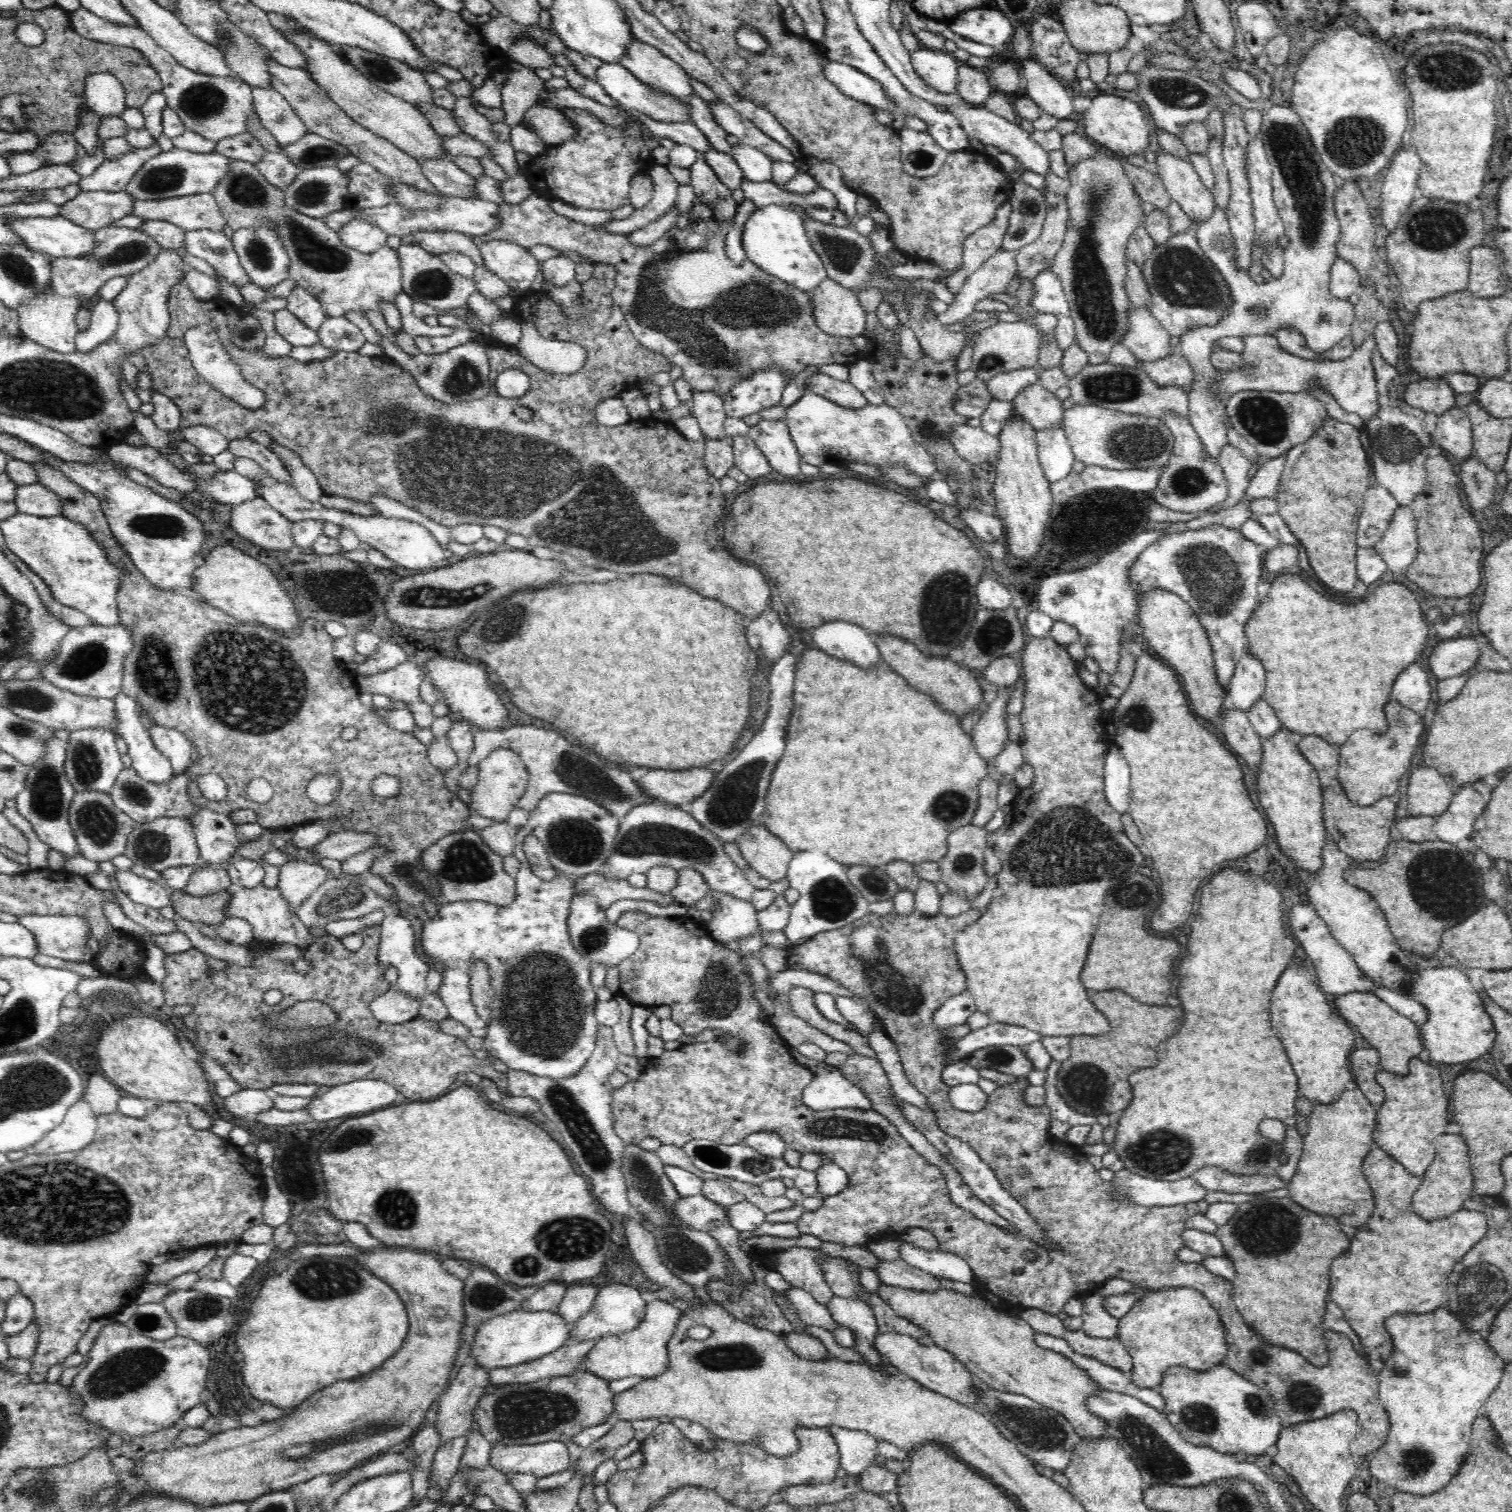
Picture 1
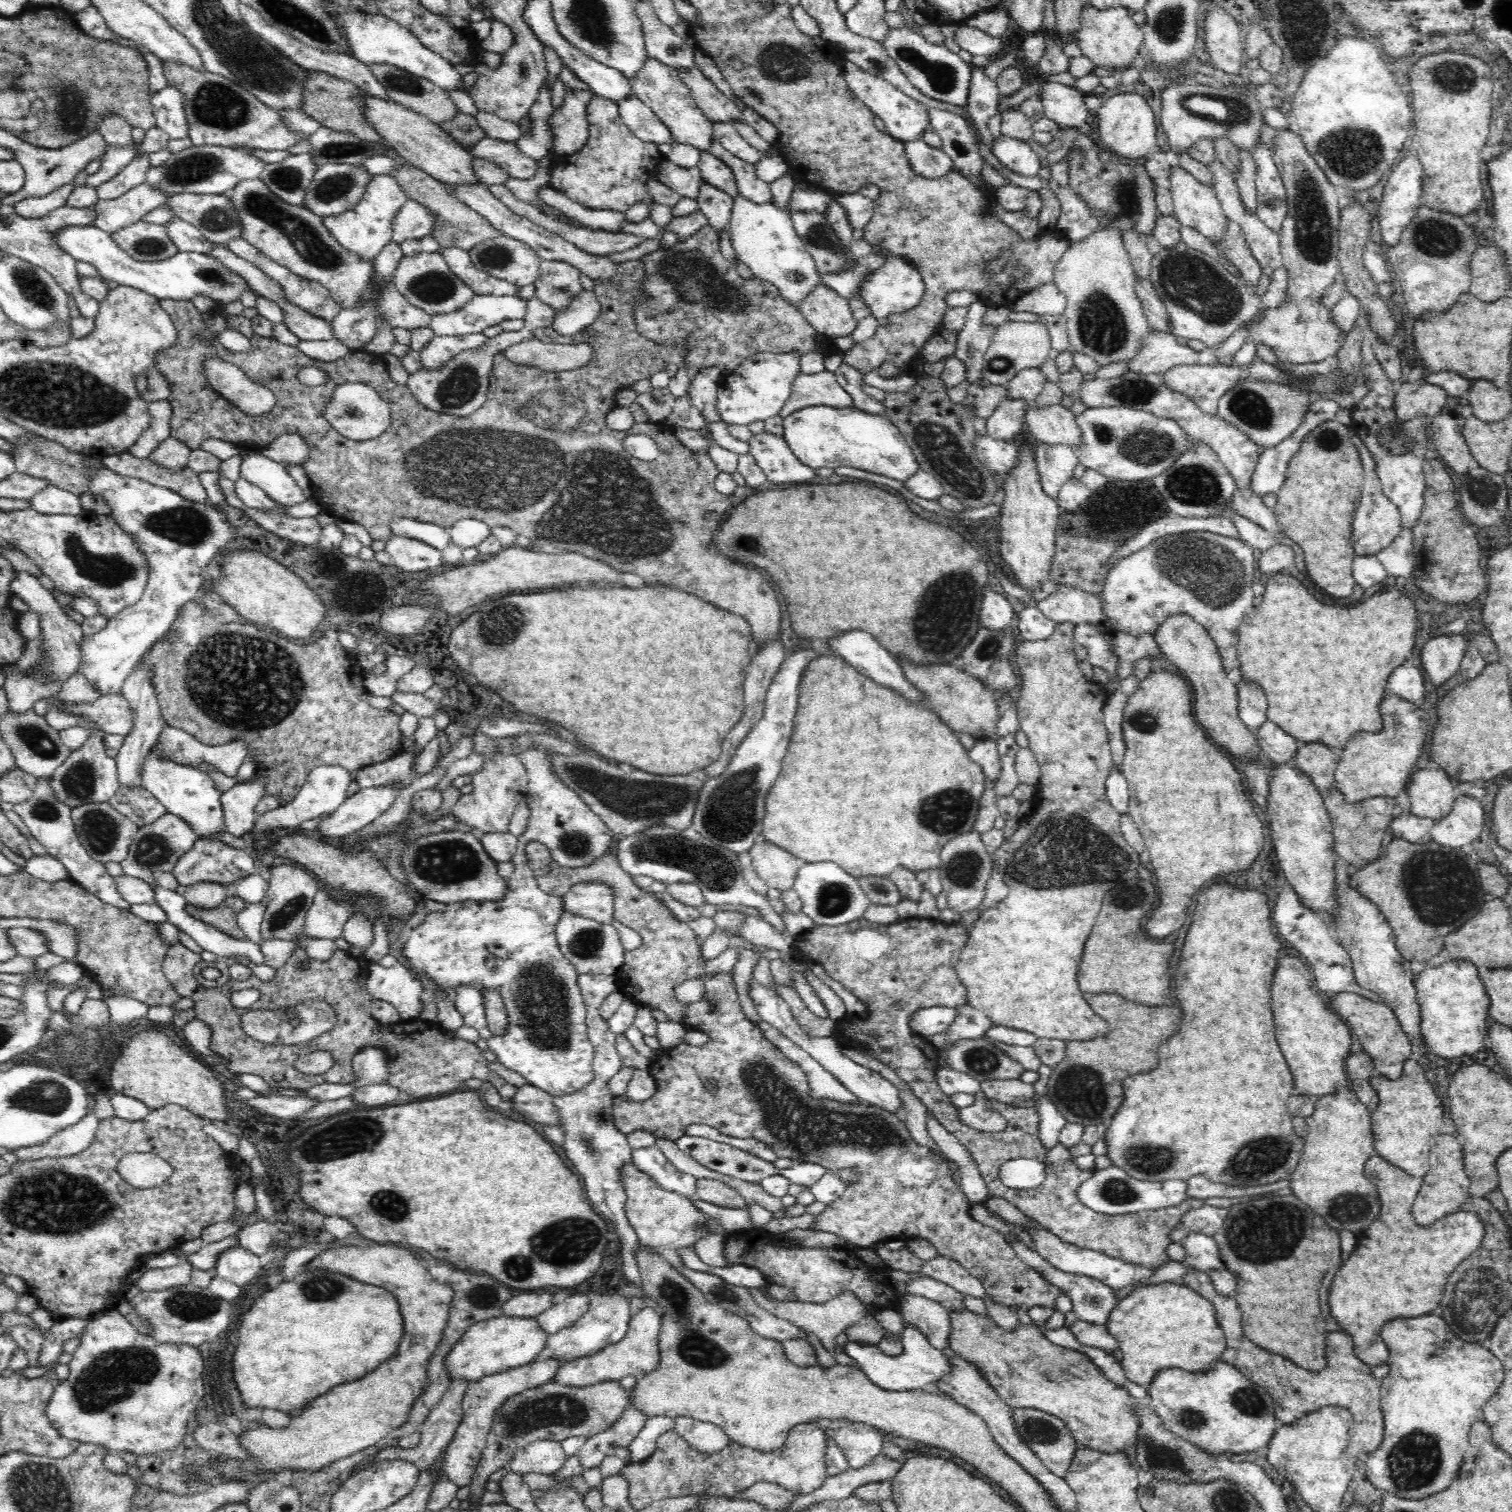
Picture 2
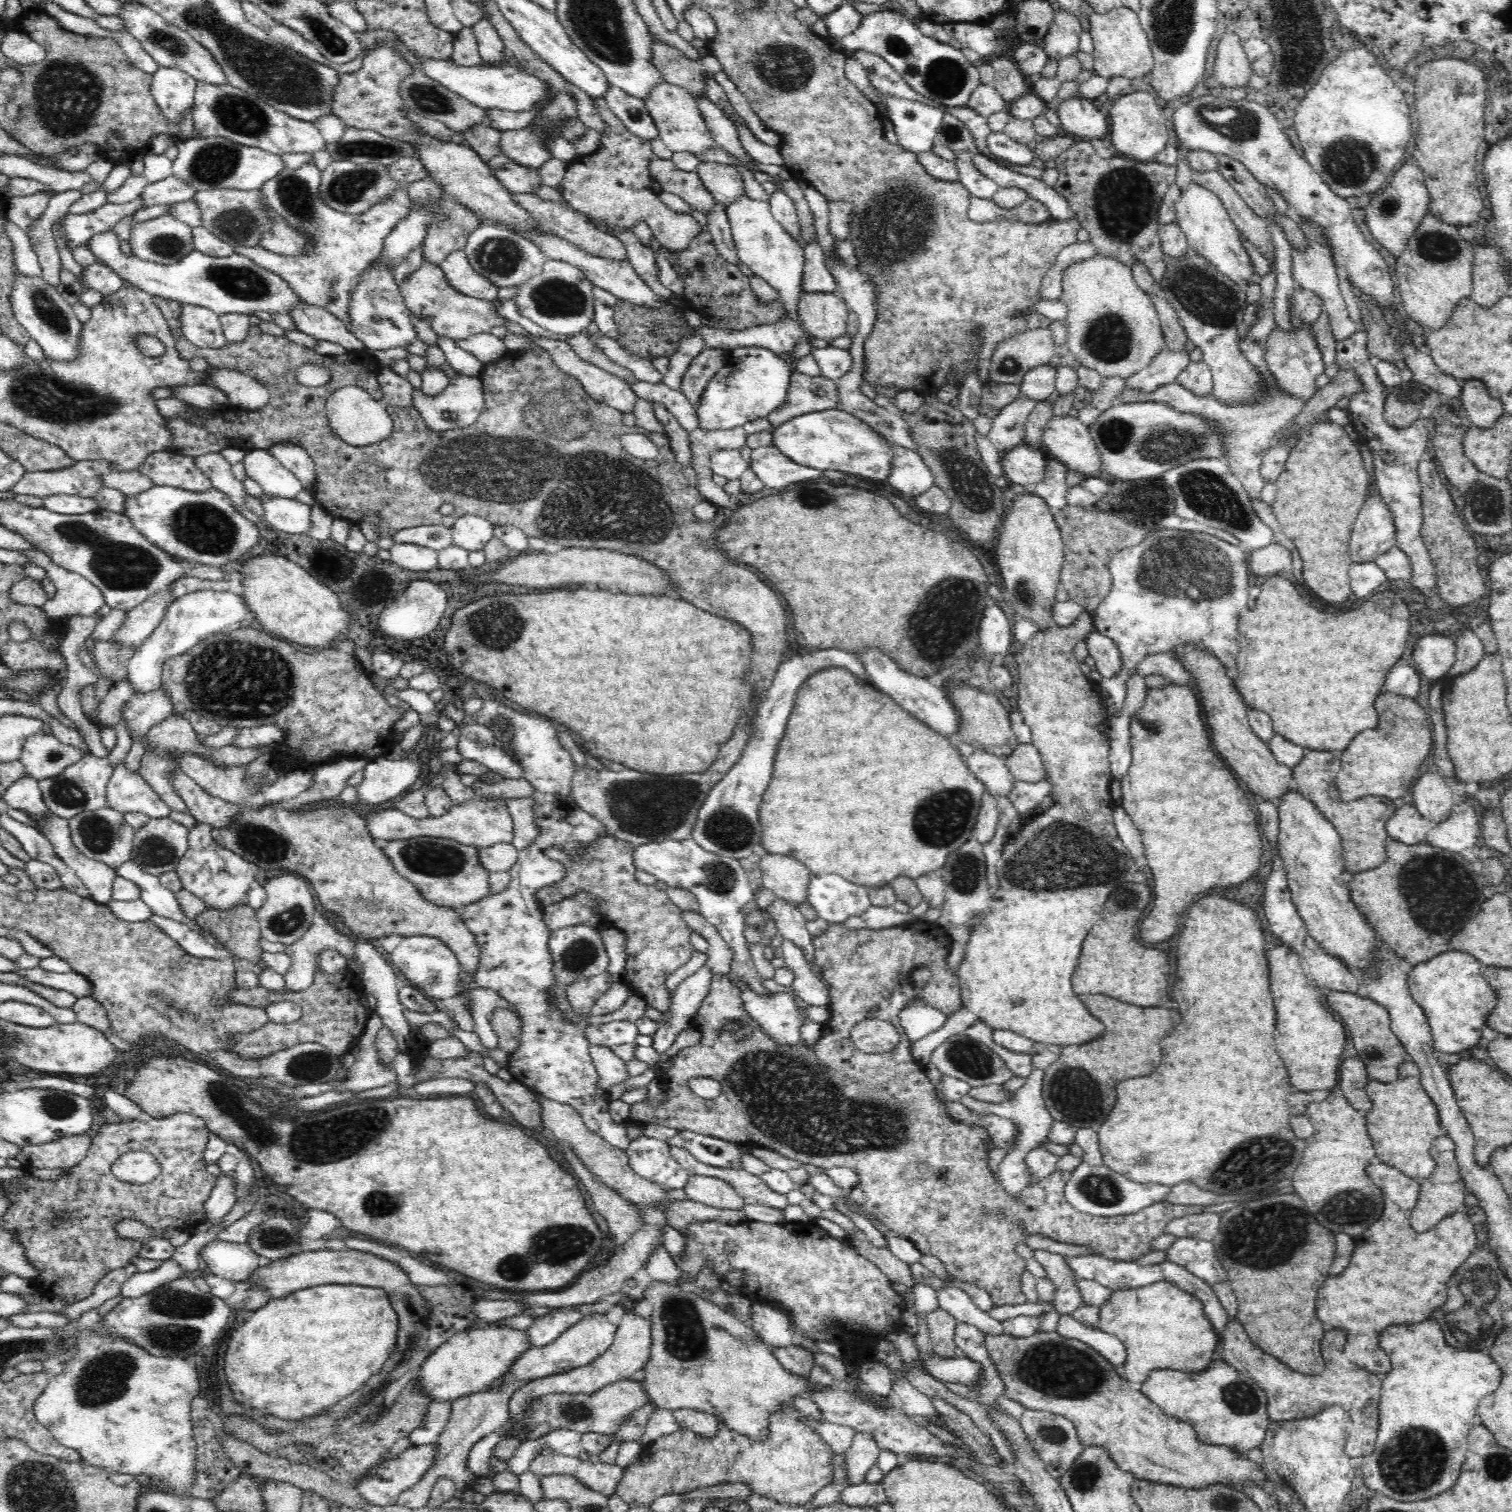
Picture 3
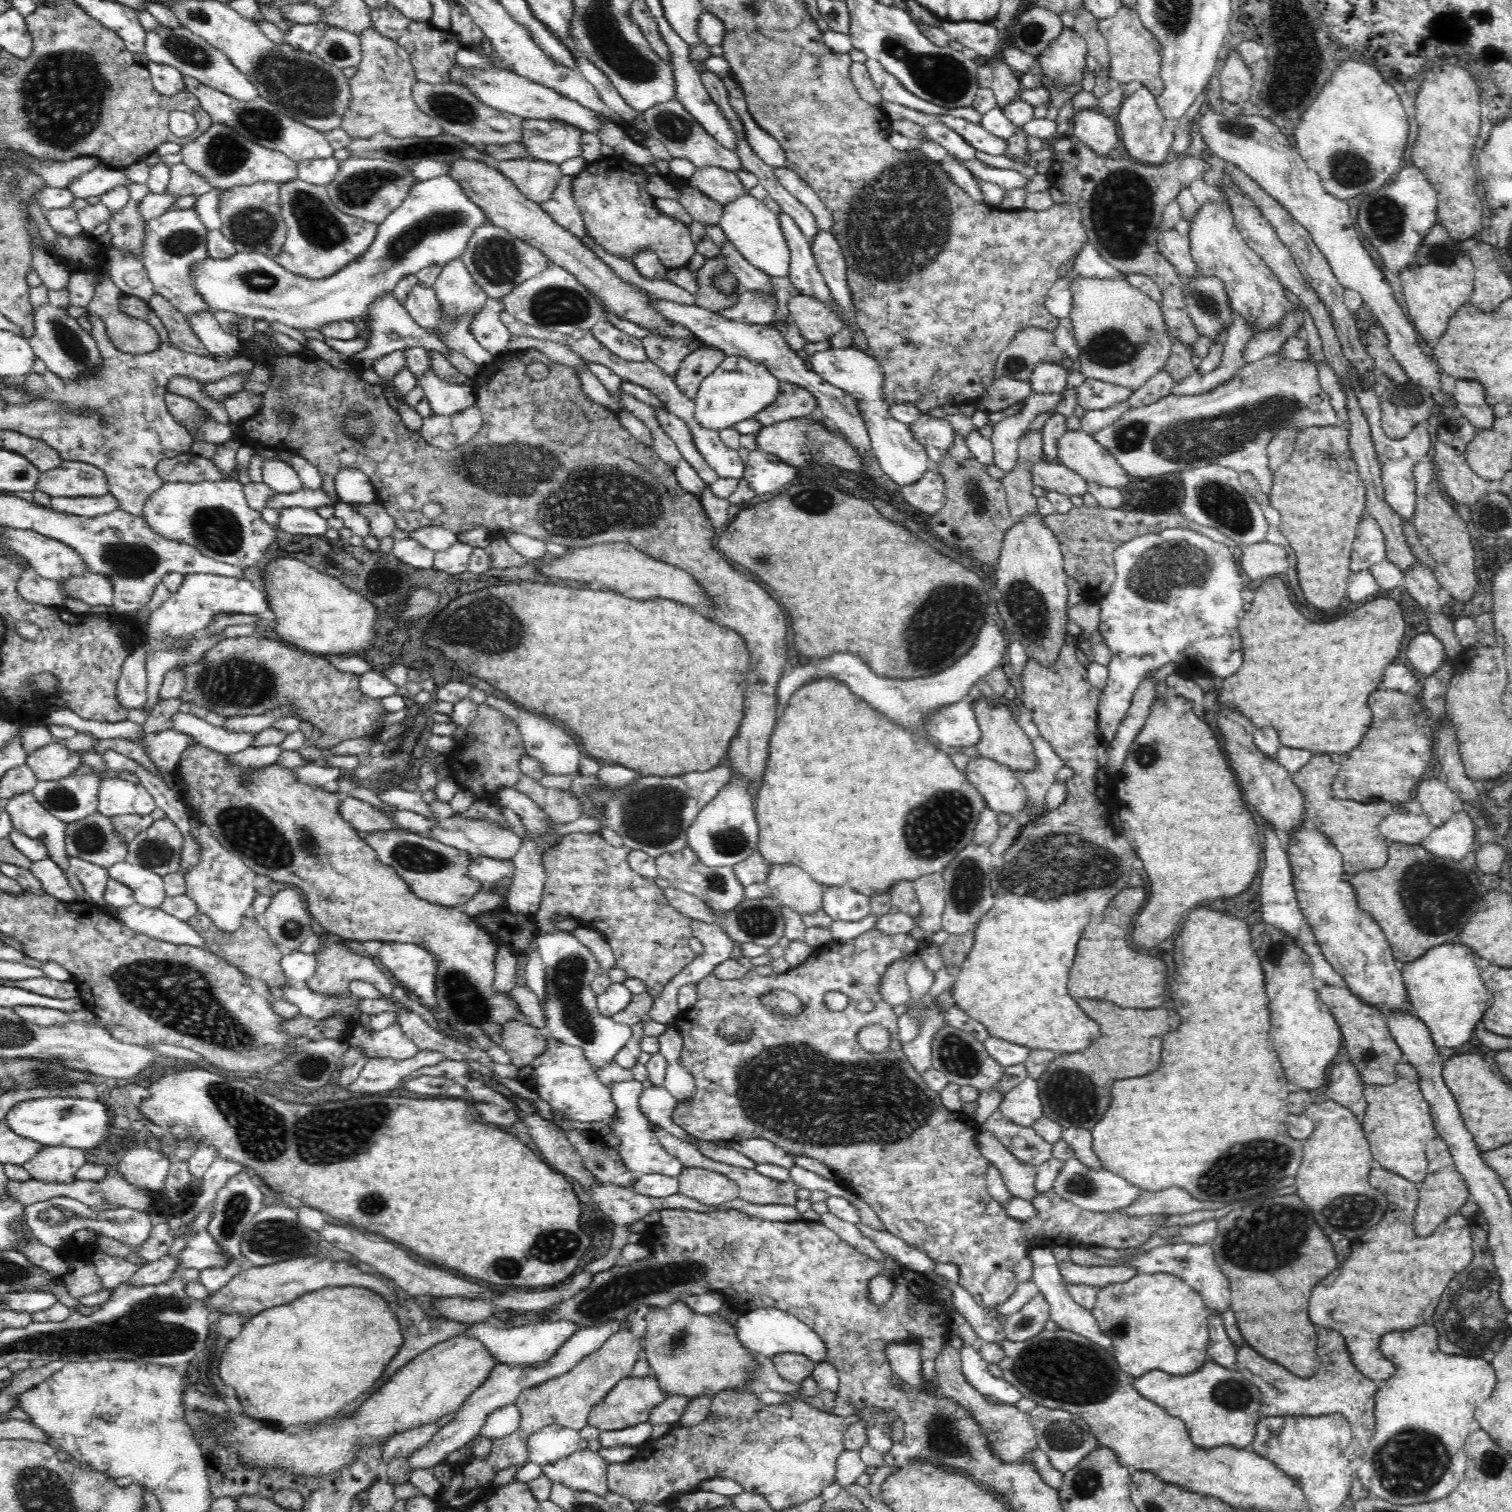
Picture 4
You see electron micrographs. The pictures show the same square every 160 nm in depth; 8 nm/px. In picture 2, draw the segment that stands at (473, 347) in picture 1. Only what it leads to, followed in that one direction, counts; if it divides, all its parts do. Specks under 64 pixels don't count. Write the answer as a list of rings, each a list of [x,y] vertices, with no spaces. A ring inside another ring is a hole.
[[[535,297],[527,300],[527,308],[530,315],[525,319],[525,326],[518,332],[504,332],[495,338],[489,338],[488,342],[478,348],[478,350],[464,350],[457,354],[438,369],[420,368],[418,372],[410,375],[407,387],[412,391],[416,400],[422,406],[439,412],[440,414],[454,414],[457,416],[470,416],[478,410],[487,399],[487,390],[490,384],[489,378],[493,367],[493,358],[496,353],[502,353],[506,348],[510,348],[513,344],[520,344],[524,340],[532,340],[535,338],[535,332],[538,328],[547,328],[552,326],[554,317],[556,316],[554,309],[545,302]]]

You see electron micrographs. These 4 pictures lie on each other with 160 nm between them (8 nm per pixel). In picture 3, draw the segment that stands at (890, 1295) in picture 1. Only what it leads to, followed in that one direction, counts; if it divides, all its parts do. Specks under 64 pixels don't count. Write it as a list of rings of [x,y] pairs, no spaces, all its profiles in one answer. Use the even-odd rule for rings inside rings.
[[[1038,1331],[1028,1338],[1014,1338],[1006,1333],[984,1334],[984,1344],[1002,1377],[1002,1382],[1006,1385],[1004,1394],[1008,1398],[1020,1402],[1027,1409],[1043,1410],[1067,1418],[1075,1425],[1084,1446],[1104,1447],[1118,1468],[1133,1472],[1138,1479],[1182,1488],[1223,1484],[1243,1491],[1244,1484],[1254,1484],[1250,1474],[1261,1470],[1260,1464],[1248,1459],[1245,1453],[1239,1453],[1231,1446],[1202,1443],[1192,1425],[1180,1422],[1176,1417],[1170,1417],[1142,1391],[1130,1388],[1129,1381],[1118,1374],[1112,1363],[1080,1340],[1067,1339],[1060,1336],[1057,1331]]]

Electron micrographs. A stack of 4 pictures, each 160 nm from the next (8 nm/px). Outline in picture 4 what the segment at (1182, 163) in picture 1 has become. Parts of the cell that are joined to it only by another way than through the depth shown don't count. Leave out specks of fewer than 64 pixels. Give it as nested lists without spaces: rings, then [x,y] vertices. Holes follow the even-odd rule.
[[[1229,202],[1206,204],[1185,228],[1199,274],[1215,276],[1224,283],[1233,313],[1245,318],[1256,333],[1278,326],[1284,314],[1294,310],[1294,305],[1284,292],[1285,286],[1241,236]]]

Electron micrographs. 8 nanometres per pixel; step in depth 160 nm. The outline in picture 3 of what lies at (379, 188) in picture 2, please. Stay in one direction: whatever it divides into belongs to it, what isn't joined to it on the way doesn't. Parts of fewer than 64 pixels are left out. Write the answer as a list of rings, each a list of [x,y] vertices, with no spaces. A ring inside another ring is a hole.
[[[306,162],[300,168],[284,168],[262,188],[268,205],[286,221],[286,225],[308,237],[306,248],[300,256],[283,256],[252,246],[234,248],[236,253],[284,277],[300,300],[329,310],[348,326],[351,322],[349,290],[353,290],[355,281],[382,254],[385,239],[390,236],[394,226],[406,218],[412,201],[401,184],[384,203],[376,204],[365,214],[349,216],[322,201],[319,194],[321,174],[322,171],[314,162]]]

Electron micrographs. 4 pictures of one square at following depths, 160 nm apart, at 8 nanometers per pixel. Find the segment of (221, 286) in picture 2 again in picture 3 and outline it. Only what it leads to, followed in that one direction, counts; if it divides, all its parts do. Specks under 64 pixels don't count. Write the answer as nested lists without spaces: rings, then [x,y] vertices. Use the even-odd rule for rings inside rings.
[[[109,231],[96,234],[86,242],[86,246],[95,255],[98,263],[108,266],[122,280],[128,279],[132,285],[136,285],[136,288],[148,294],[183,305],[204,306],[219,315],[234,314],[234,312],[249,316],[256,312],[268,312],[271,315],[280,314],[280,312],[288,313],[290,308],[305,304],[294,290],[290,289],[290,284],[284,281],[284,277],[262,268],[242,254],[234,252],[231,256],[218,258],[194,250],[179,262],[160,265],[141,260],[135,255],[130,257],[122,255],[119,241],[118,236]]]

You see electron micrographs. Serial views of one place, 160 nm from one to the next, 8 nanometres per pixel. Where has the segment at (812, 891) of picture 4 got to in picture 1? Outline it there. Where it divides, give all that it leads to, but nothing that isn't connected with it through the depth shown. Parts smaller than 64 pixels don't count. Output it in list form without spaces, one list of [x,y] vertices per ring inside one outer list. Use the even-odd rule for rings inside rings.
[[[764,824],[750,826],[744,836],[736,840],[736,845],[746,862],[762,878],[770,882],[778,882],[787,878],[788,864],[794,852],[785,842],[774,836]]]

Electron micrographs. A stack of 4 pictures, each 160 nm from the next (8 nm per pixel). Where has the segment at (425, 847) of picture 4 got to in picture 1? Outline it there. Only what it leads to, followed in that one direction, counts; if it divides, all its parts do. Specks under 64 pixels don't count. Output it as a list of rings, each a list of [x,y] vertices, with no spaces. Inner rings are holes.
[[[468,829],[466,832],[450,833],[422,851],[421,859],[424,870],[441,888],[441,895],[446,902],[486,901],[496,906],[508,906],[516,896],[515,877],[510,876],[503,867],[503,856],[496,854],[479,835],[478,831]]]

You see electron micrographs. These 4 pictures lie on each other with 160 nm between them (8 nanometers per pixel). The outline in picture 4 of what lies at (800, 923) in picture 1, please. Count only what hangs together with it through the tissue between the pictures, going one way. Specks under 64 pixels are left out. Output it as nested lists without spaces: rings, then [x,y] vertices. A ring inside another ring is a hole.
[[[824,886],[822,909],[842,922],[860,920],[872,913],[870,897],[846,886]]]

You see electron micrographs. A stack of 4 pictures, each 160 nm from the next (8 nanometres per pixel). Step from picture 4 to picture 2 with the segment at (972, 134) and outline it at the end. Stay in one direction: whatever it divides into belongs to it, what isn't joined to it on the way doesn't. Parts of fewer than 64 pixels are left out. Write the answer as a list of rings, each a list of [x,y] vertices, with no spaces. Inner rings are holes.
[[[844,59],[842,62],[842,75],[848,83],[850,90],[856,94],[874,114],[885,122],[885,132],[900,142],[920,140],[922,134],[929,129],[930,115],[928,107],[898,90],[894,85],[878,76],[864,72],[859,66]],[[1002,135],[994,140],[991,149],[1004,166],[1022,176],[1036,176],[1040,172],[1041,159],[1026,141]]]

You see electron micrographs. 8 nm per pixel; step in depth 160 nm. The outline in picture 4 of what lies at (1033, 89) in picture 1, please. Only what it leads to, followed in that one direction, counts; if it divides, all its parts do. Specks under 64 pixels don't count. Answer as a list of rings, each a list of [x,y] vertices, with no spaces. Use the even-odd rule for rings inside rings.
[[[1098,108],[1076,111],[1070,124],[1073,138],[1089,146],[1102,159],[1108,159],[1112,150],[1119,149],[1121,138],[1117,123]]]

